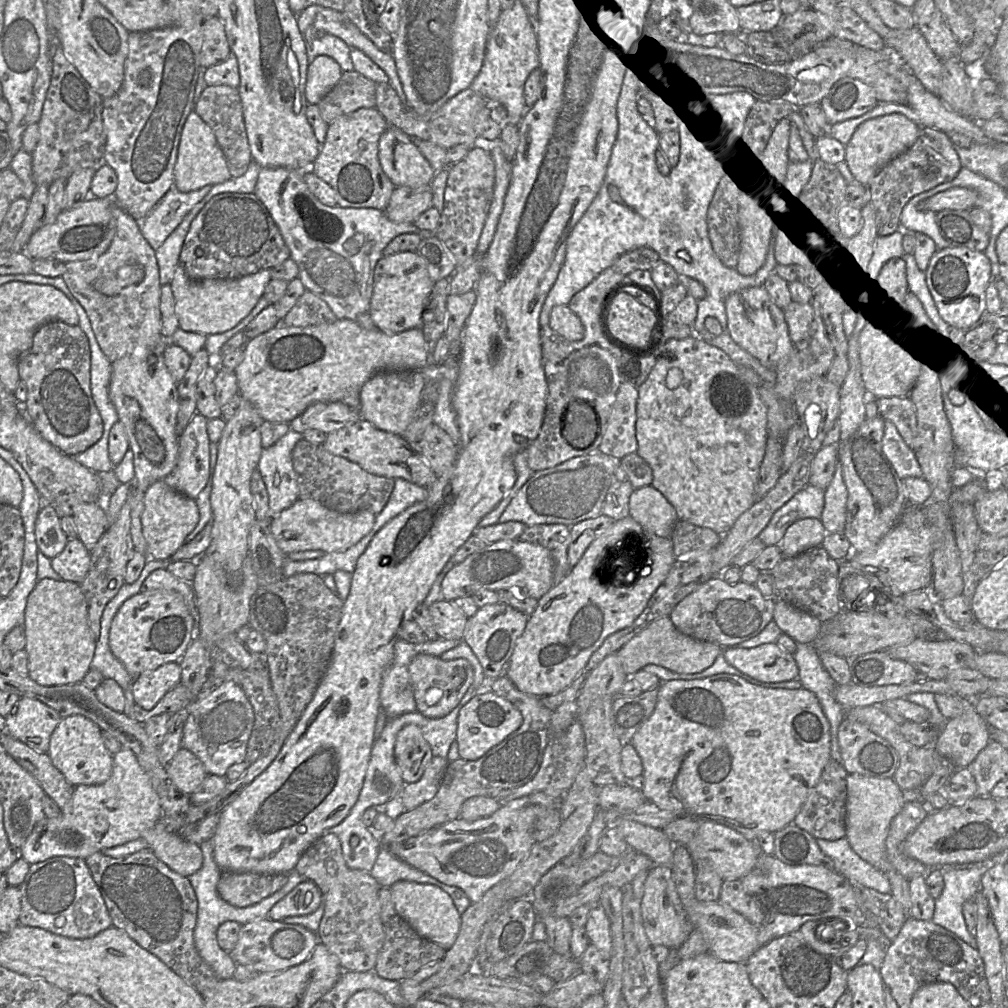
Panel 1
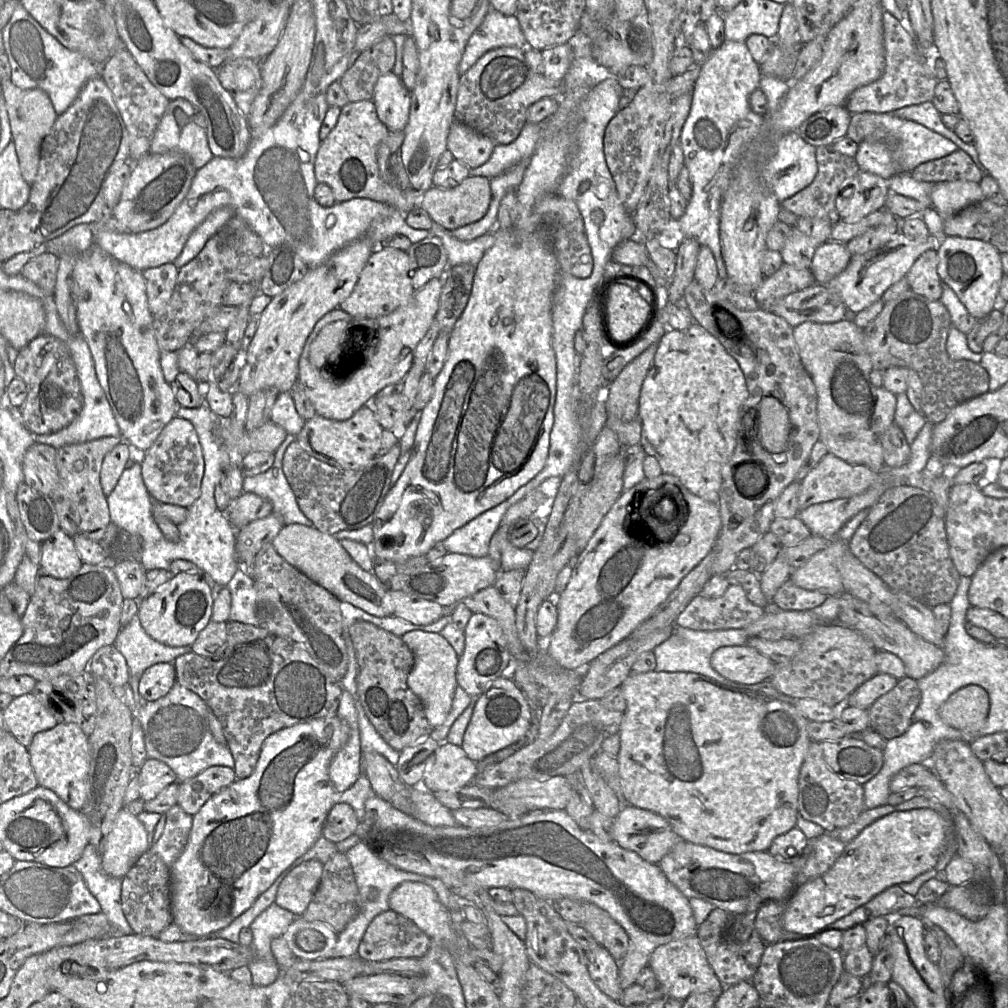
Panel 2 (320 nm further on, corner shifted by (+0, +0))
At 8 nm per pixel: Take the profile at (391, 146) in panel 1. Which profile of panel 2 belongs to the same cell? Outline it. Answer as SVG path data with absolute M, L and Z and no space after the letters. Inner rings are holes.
M393 71L381 75L375 86L372 101L380 121L389 132L401 131L409 119L411 95L401 77Z

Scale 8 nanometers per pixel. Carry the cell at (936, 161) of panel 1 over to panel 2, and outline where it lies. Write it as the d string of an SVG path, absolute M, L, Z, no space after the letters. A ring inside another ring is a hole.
M960 148L942 158L919 164L910 174L917 181L931 183L954 180L979 183L983 178L983 171Z

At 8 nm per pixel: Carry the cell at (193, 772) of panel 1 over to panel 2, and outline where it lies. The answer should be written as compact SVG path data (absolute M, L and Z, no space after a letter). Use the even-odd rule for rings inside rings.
M148 758L137 770L140 799L154 799L163 789L177 781L175 772L164 762Z

